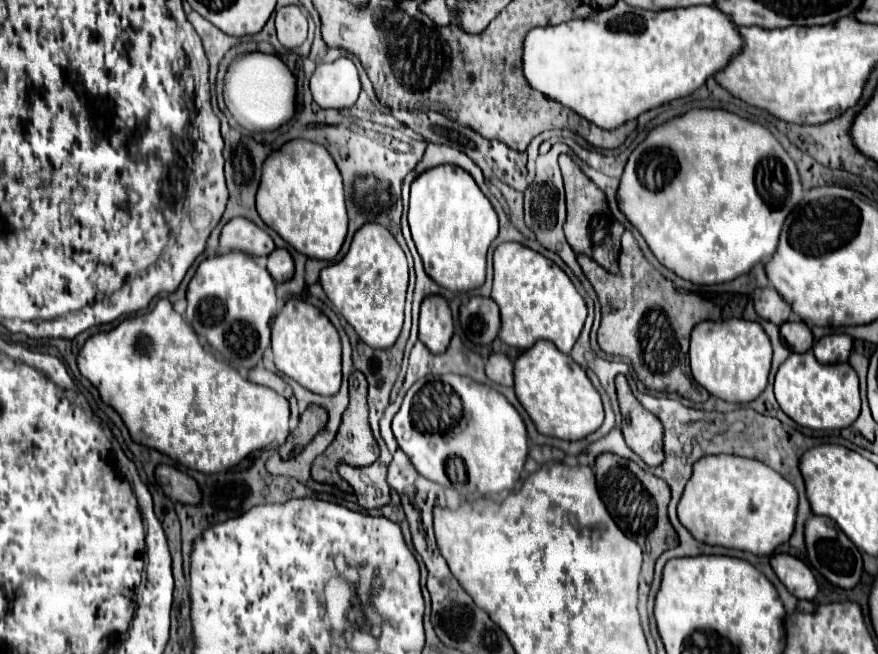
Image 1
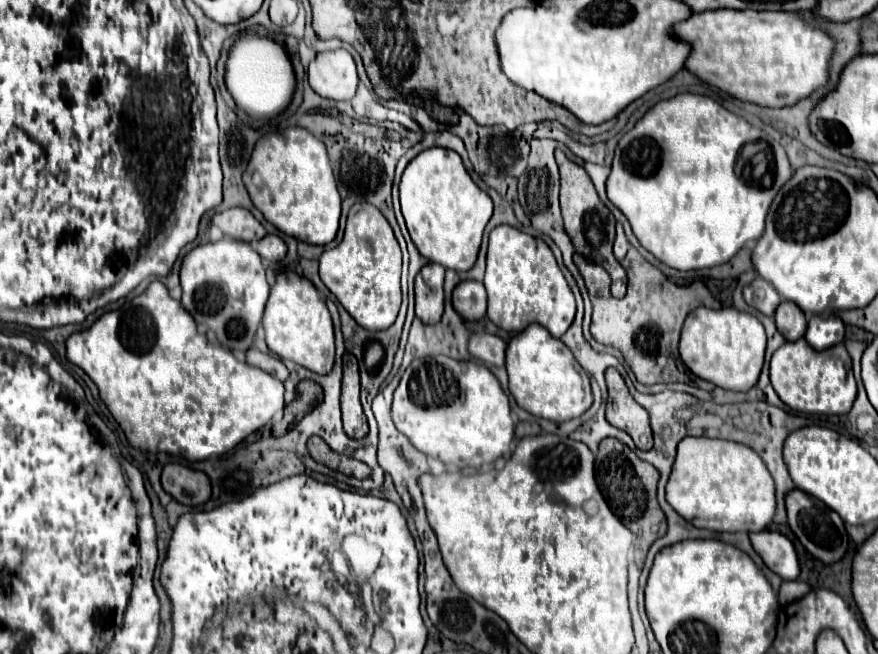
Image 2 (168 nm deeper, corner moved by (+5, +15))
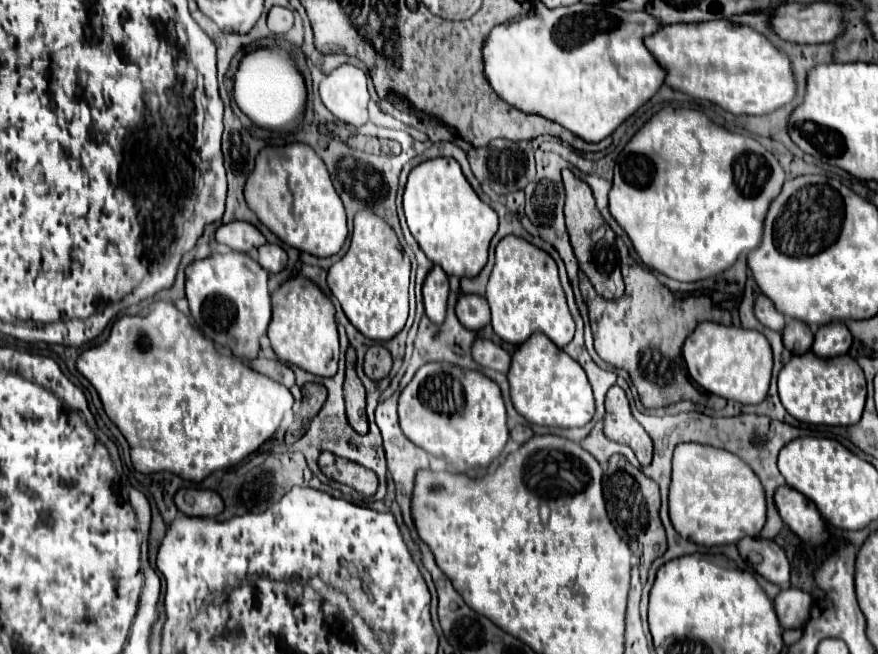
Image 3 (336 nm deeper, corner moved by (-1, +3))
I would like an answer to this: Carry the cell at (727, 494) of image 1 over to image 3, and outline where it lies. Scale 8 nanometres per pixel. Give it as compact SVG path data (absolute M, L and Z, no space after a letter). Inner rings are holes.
M680 443L674 449L668 505L680 537L706 547L756 537L766 523L766 499L756 473L734 453L700 443Z

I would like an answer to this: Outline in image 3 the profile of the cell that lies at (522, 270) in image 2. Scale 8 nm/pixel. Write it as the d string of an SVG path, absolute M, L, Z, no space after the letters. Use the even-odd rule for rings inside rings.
M510 235L496 245L496 263L488 279L486 301L492 311L494 333L506 343L522 345L532 333L540 331L562 349L574 337L574 319L566 305L556 261L526 239Z

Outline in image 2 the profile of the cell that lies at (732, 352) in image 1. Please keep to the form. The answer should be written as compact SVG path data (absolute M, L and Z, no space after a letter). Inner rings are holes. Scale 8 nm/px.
M694 309L684 323L680 339L680 357L684 365L698 377L712 381L716 387L730 391L748 391L756 385L764 365L766 333L762 323L750 315L730 309Z

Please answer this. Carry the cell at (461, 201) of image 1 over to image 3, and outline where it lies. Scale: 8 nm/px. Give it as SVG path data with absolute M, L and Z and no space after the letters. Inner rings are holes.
M434 159L424 161L422 165L410 171L406 189L404 189L404 207L406 207L406 223L410 233L418 241L420 249L432 263L438 263L448 275L456 277L476 277L488 259L488 243L498 229L498 215L492 207L488 207L466 181L460 165L454 159Z

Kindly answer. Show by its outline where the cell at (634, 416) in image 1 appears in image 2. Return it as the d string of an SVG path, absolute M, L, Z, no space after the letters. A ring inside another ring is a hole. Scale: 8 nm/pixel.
M614 367L608 369L606 383L608 383L606 419L614 427L626 431L634 439L638 449L642 451L652 449L652 429L650 429L648 411L634 401L618 369Z

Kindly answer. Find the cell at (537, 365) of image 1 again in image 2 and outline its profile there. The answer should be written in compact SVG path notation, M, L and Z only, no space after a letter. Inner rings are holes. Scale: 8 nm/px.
M528 325L528 329L512 337L506 349L505 367L516 403L536 417L562 423L580 417L592 405L588 373L576 365L572 351L542 325Z

